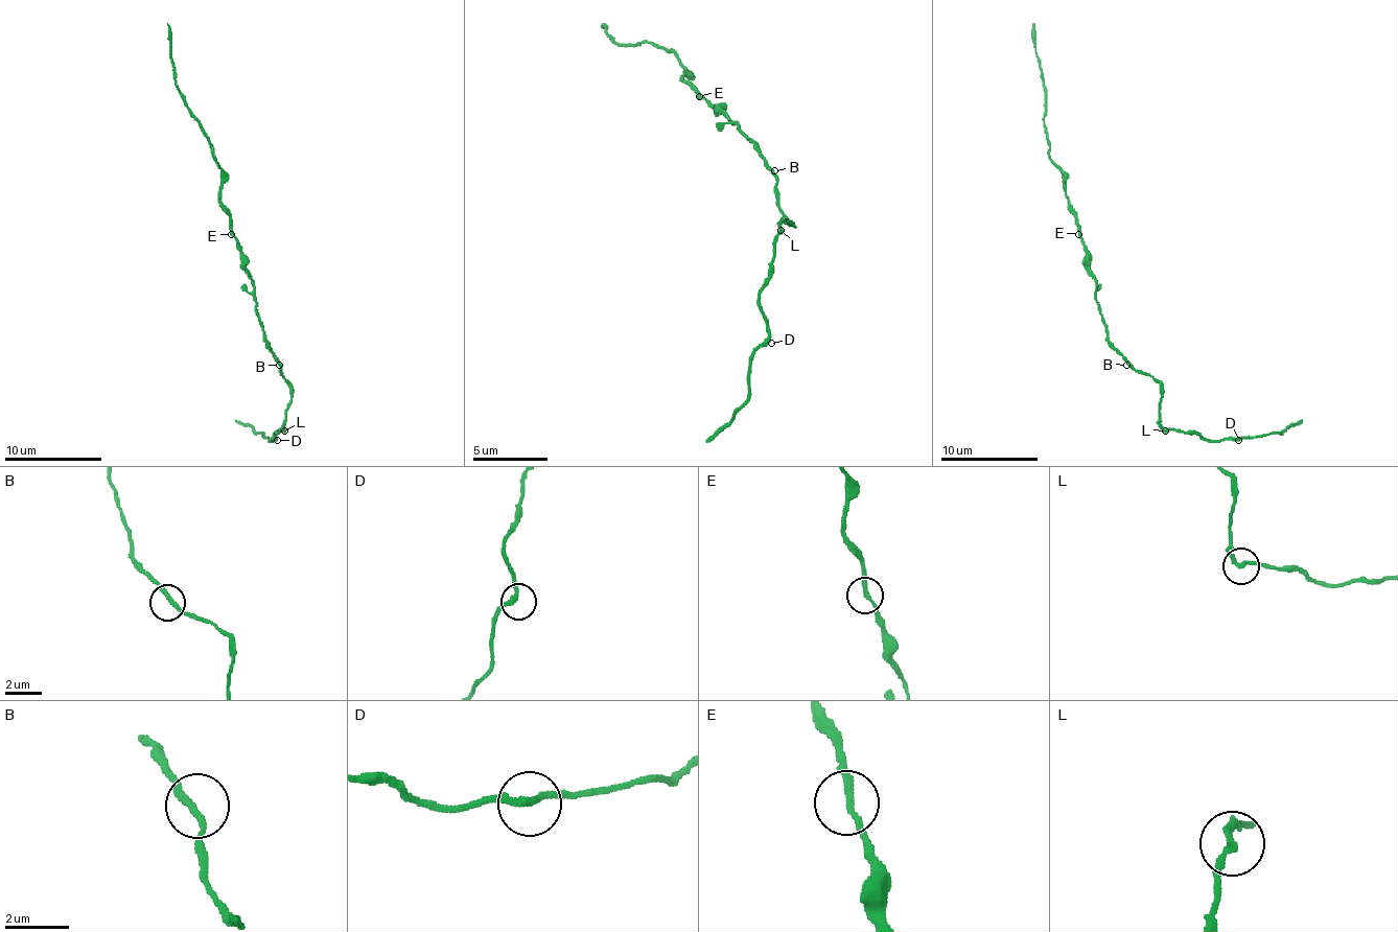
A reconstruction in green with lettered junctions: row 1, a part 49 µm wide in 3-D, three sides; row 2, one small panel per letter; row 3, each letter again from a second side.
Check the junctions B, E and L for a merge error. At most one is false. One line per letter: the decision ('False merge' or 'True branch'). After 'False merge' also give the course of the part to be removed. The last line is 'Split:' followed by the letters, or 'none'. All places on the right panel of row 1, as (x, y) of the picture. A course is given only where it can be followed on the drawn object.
B: True branch
E: True branch
L: False merge. Course of the part to remove: (1165, 429), (1196, 433), (1207, 440), (1236, 440), (1275, 433), (1301, 420)
Split: L

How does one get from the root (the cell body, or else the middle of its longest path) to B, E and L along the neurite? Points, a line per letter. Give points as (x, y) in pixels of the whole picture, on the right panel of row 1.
B: (1097, 306), (1108, 343), (1126, 365)
E: (1097, 306), (1090, 256), (1078, 234)
L: (1097, 306), (1108, 341), (1137, 370), (1150, 374), (1161, 383), (1158, 416), (1161, 427), (1165, 429)

